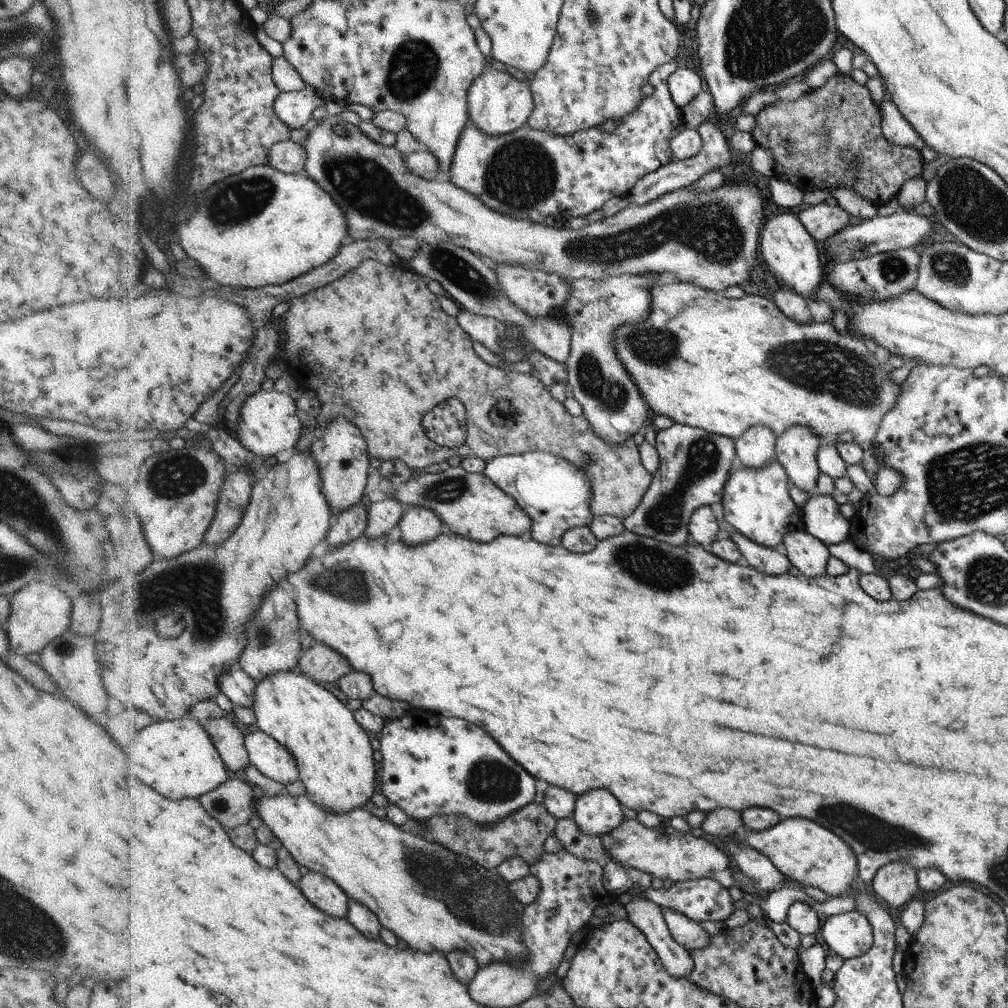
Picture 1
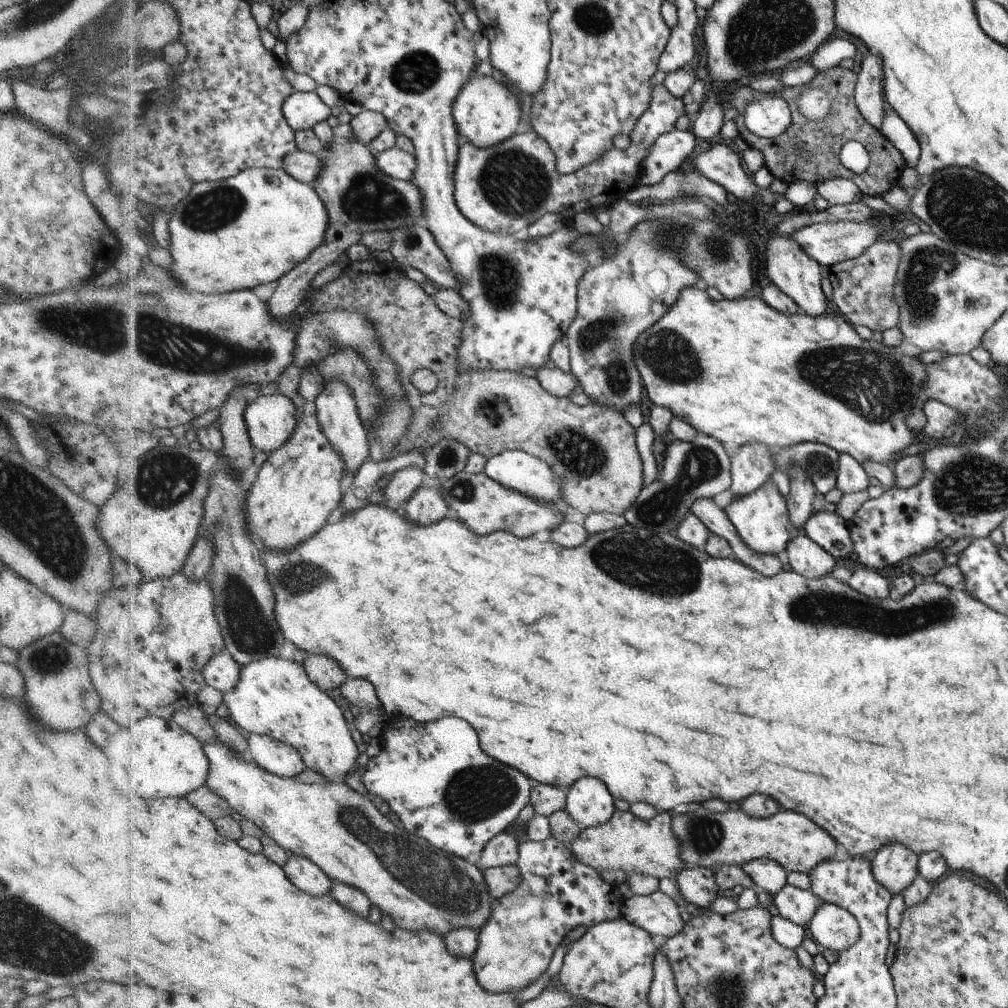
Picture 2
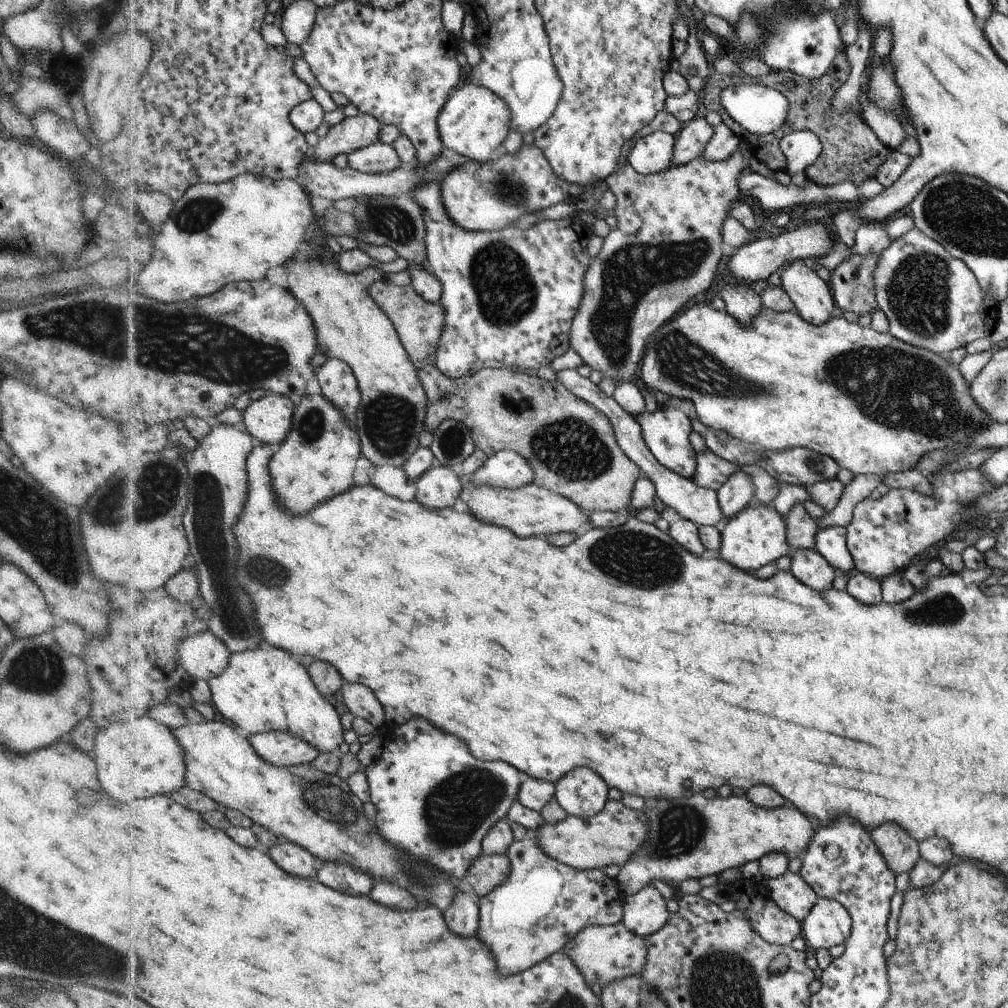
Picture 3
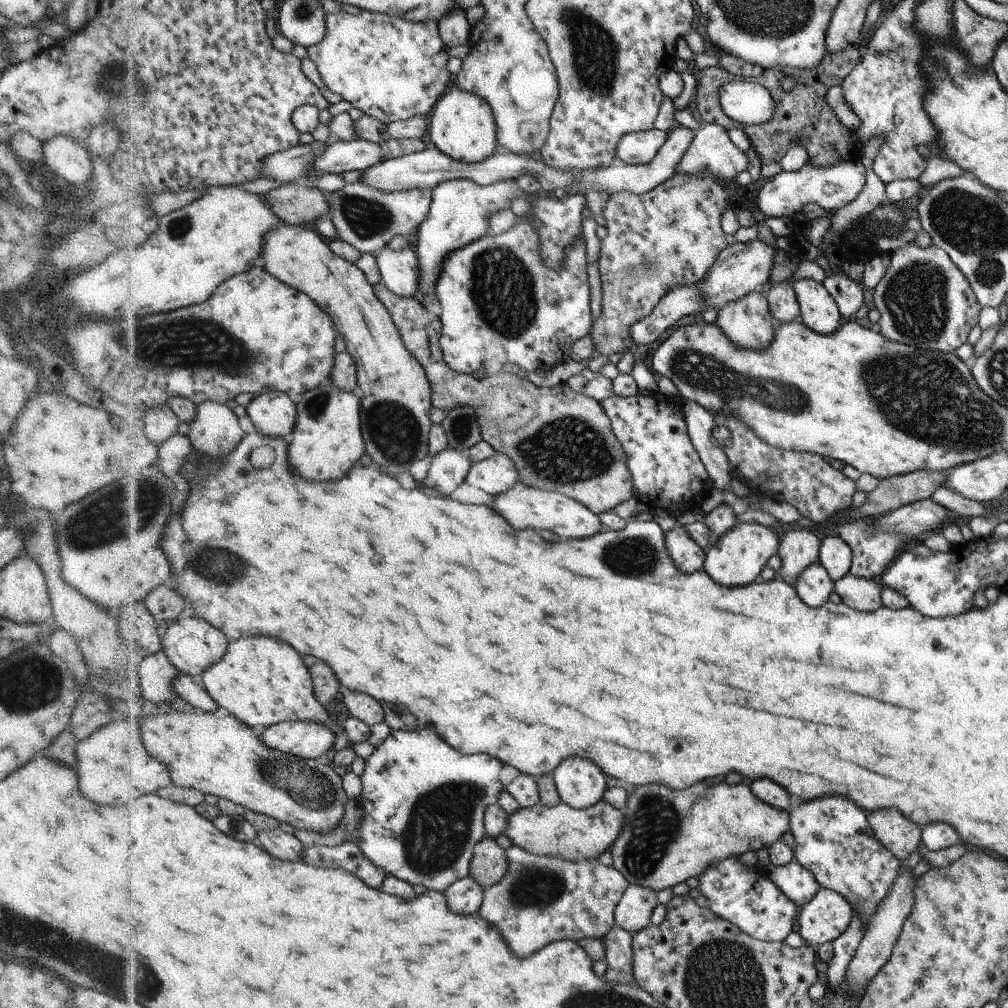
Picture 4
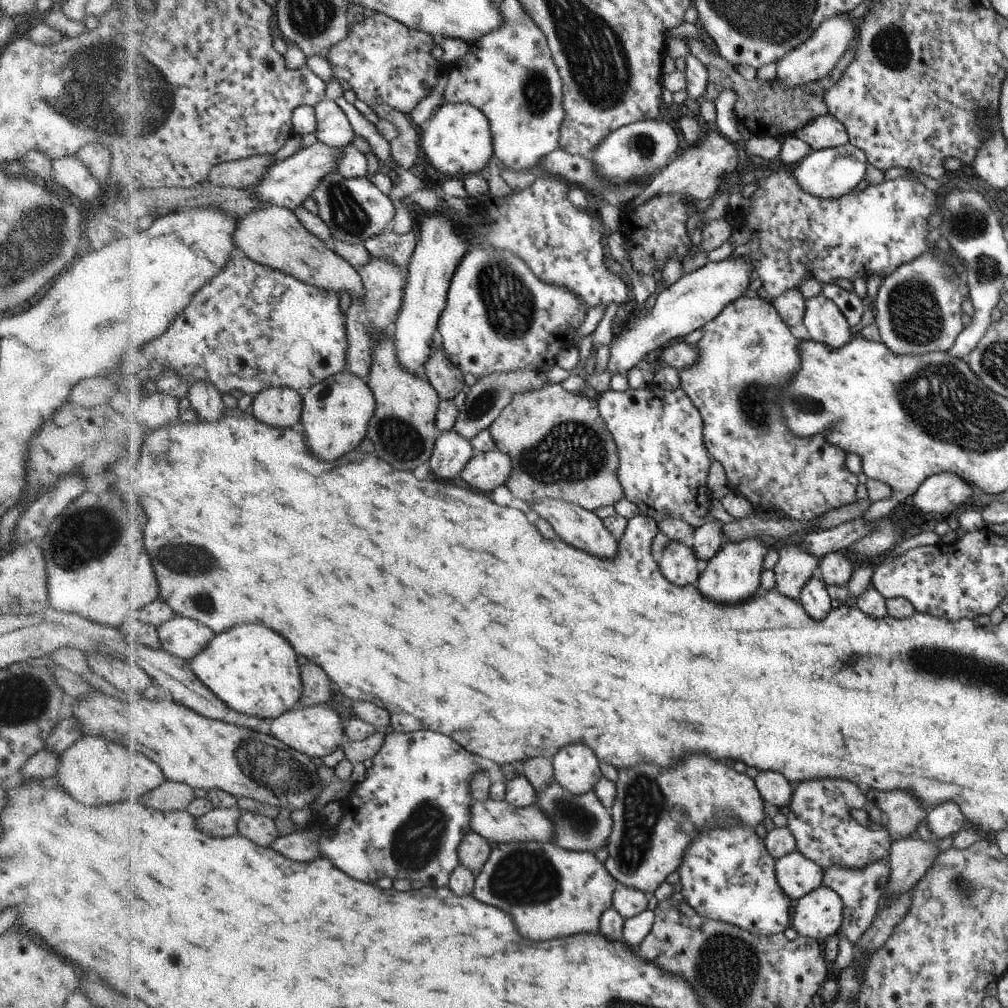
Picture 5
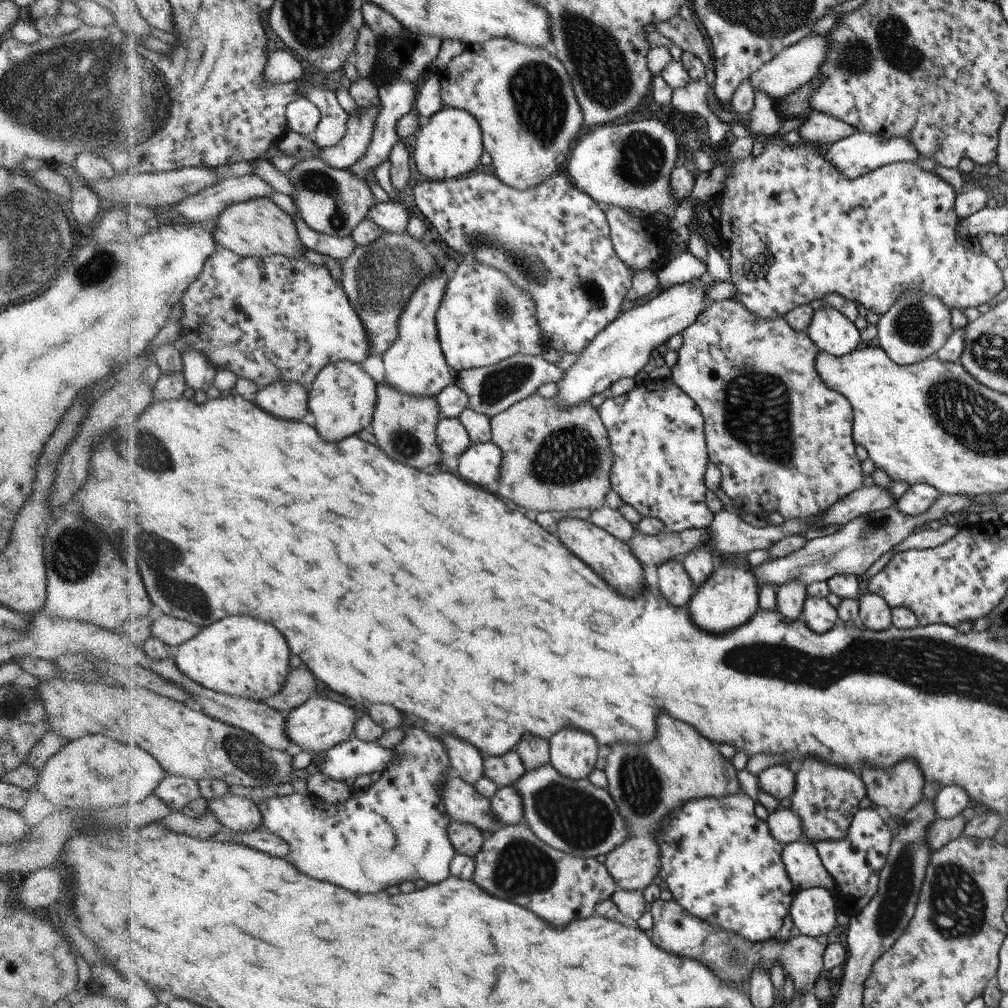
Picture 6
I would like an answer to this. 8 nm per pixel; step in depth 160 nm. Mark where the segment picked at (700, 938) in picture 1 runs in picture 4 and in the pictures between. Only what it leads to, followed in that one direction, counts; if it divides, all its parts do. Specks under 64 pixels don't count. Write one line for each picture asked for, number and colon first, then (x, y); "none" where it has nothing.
2: (657, 913)
3: (645, 912)
4: (633, 914)

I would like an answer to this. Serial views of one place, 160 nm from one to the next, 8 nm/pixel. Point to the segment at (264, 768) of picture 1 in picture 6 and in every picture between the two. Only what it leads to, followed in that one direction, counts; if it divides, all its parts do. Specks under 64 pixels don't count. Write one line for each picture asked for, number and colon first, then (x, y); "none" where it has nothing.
2: (274, 755)
3: (282, 749)
4: (307, 739)
5: (318, 731)
6: (321, 724)

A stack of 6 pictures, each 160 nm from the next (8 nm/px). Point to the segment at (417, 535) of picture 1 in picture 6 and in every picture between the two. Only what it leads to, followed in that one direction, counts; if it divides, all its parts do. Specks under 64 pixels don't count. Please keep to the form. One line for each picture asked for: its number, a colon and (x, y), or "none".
2: (426, 505)
3: (438, 487)
4: (449, 468)
5: (452, 452)
6: (452, 437)

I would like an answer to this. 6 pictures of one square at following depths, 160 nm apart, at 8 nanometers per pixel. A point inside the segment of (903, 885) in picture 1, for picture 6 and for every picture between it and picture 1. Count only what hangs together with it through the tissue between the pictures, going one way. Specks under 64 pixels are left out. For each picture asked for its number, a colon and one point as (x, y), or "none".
2: (895, 867)
3: (901, 853)
4: (896, 832)
5: (903, 813)
6: (899, 792)

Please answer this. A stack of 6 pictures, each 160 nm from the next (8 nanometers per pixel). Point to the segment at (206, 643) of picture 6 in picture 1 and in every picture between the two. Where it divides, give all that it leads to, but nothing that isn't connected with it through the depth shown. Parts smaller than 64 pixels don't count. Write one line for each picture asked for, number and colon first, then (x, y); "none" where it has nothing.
1: (335, 752)
2: (276, 697)
3: (269, 689)
4: (262, 681)
5: (255, 670)

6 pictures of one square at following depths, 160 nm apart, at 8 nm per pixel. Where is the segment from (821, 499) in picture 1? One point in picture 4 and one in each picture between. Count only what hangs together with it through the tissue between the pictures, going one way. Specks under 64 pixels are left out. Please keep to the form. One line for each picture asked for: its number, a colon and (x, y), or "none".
2: (828, 529)
3: (831, 542)
4: (836, 555)

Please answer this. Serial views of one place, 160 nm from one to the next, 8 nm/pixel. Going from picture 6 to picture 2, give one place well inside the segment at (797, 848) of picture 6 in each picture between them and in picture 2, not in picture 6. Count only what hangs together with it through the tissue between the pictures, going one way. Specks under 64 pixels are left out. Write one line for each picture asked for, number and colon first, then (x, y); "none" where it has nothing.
2: (799, 906)
3: (793, 895)
4: (797, 883)
5: (796, 875)

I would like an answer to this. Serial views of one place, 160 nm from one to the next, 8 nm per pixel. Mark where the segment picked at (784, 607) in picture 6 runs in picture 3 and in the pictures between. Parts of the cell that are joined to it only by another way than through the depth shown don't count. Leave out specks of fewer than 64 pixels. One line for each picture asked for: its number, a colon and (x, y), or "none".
3: (803, 529)
4: (800, 548)
5: (796, 566)

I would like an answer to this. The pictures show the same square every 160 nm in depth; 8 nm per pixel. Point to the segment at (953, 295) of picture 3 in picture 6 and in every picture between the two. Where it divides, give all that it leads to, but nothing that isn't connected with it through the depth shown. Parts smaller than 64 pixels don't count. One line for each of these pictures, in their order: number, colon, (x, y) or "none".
4: (924, 299)
5: (919, 306)
6: (917, 326)

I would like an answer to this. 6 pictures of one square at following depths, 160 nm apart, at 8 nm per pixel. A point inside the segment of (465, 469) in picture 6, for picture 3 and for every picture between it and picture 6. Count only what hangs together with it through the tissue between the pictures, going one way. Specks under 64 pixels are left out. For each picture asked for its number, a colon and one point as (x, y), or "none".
3: (507, 469)
4: (499, 473)
5: (485, 471)

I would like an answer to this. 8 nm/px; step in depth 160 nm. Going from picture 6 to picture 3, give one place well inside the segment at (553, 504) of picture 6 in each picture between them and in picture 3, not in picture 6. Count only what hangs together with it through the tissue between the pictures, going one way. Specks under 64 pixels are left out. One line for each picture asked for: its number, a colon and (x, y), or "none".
3: (572, 446)
4: (568, 446)
5: (561, 447)

